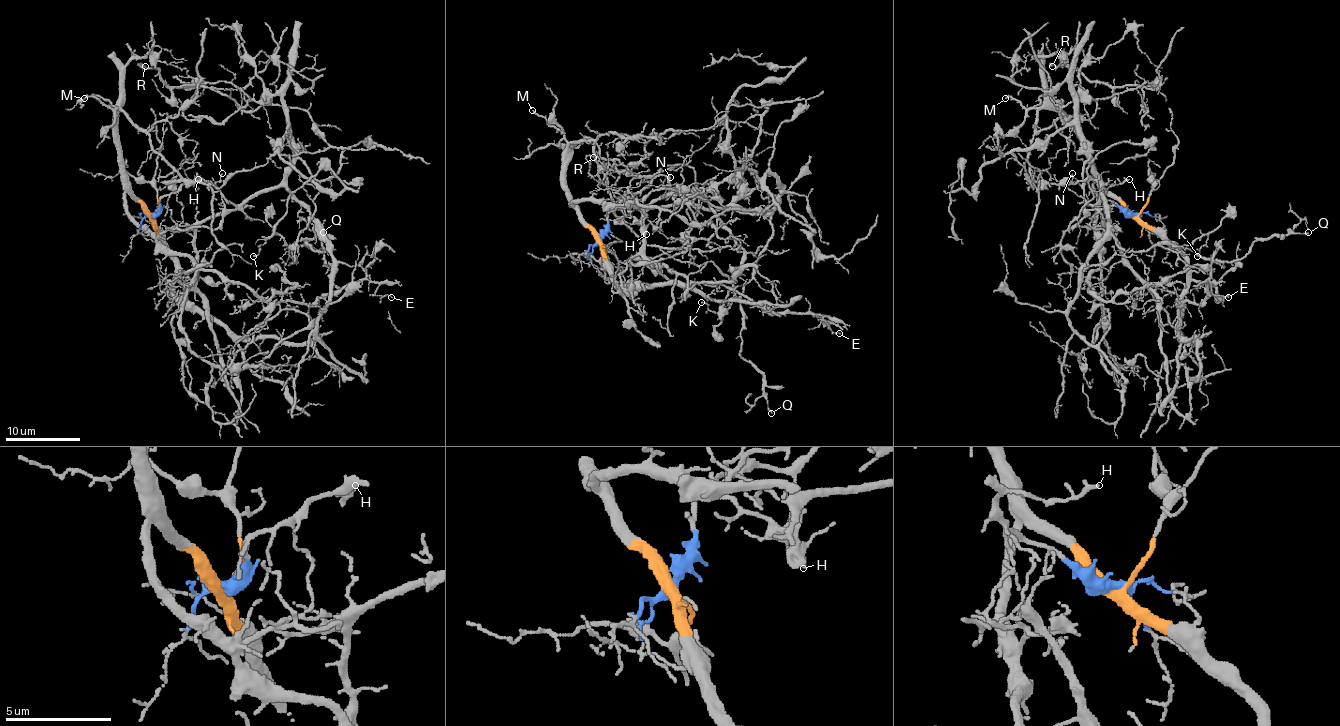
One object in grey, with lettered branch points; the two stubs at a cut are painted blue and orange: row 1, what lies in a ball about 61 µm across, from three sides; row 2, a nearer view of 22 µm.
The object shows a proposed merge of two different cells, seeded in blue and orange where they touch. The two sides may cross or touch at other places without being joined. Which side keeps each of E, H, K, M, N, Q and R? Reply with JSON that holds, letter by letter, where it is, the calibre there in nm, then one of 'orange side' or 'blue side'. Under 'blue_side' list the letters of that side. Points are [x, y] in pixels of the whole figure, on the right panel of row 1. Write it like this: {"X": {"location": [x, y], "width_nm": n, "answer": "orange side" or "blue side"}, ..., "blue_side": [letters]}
{"E": {"location": [1228, 297], "width_nm": 100, "answer": "orange side"}, "H": {"location": [1129, 179], "width_nm": 240, "answer": "blue side"}, "K": {"location": [1197, 256], "width_nm": 100, "answer": "blue side"}, "M": {"location": [1005, 98], "width_nm": 180, "answer": "orange side"}, "N": {"location": [1072, 173], "width_nm": 80, "answer": "blue side"}, "Q": {"location": [1308, 232], "width_nm": 130, "answer": "blue side"}, "R": {"location": [1052, 66], "width_nm": 100, "answer": "orange side"}, "blue_side": ["H", "K", "N", "Q"]}

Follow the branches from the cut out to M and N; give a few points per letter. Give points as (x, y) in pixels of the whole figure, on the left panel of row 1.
M: (151, 215), (125, 181), (118, 138), (119, 108), (108, 108), (95, 97), (84, 99)
N: (151, 215), (159, 208), (159, 200), (176, 193), (185, 183), (202, 179), (213, 185), (223, 174)

